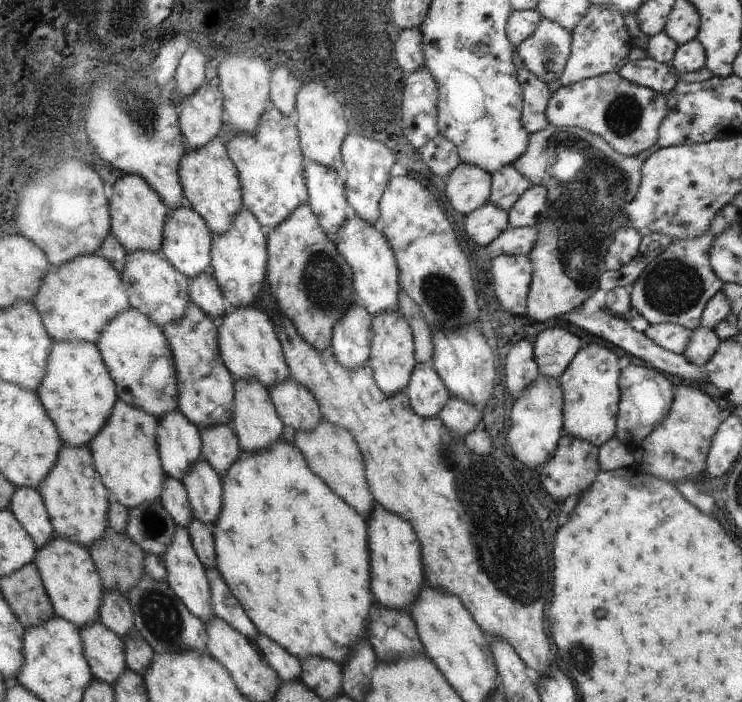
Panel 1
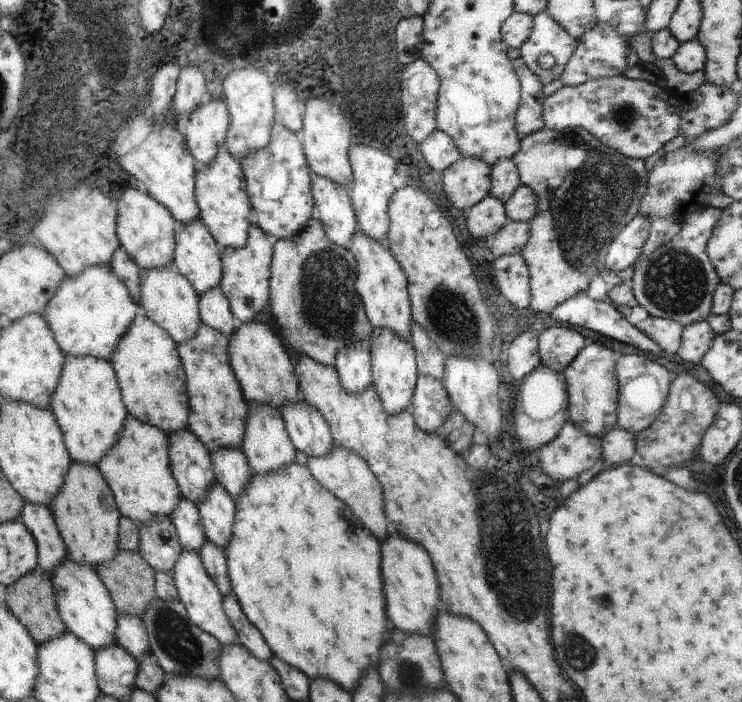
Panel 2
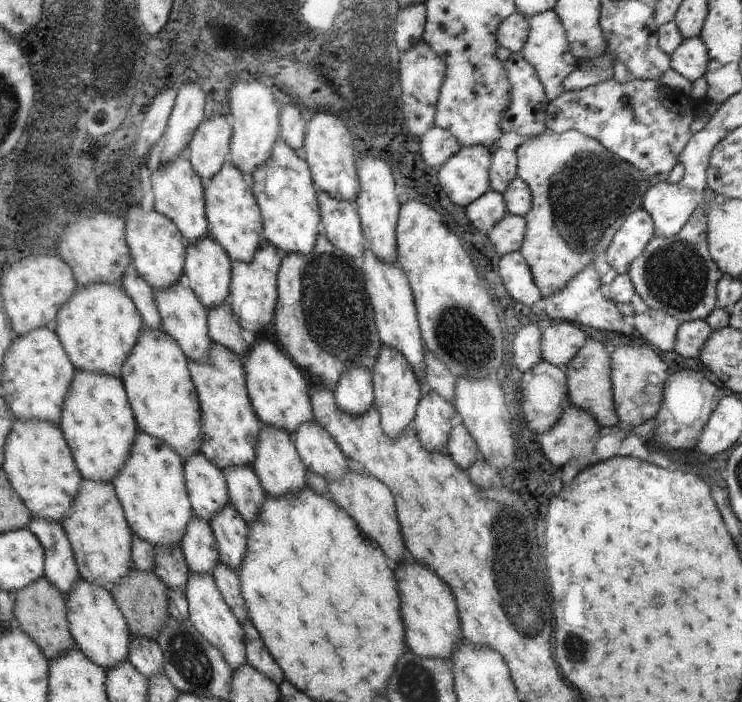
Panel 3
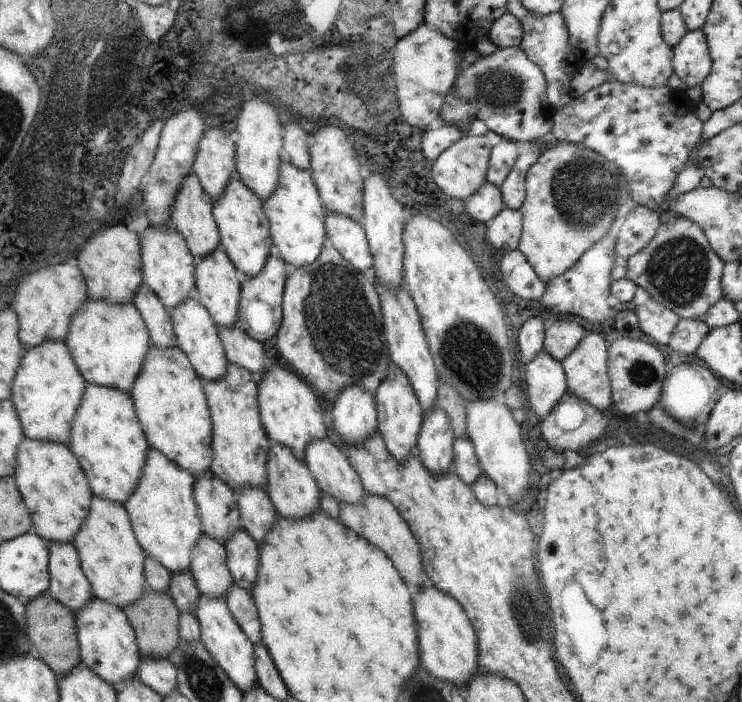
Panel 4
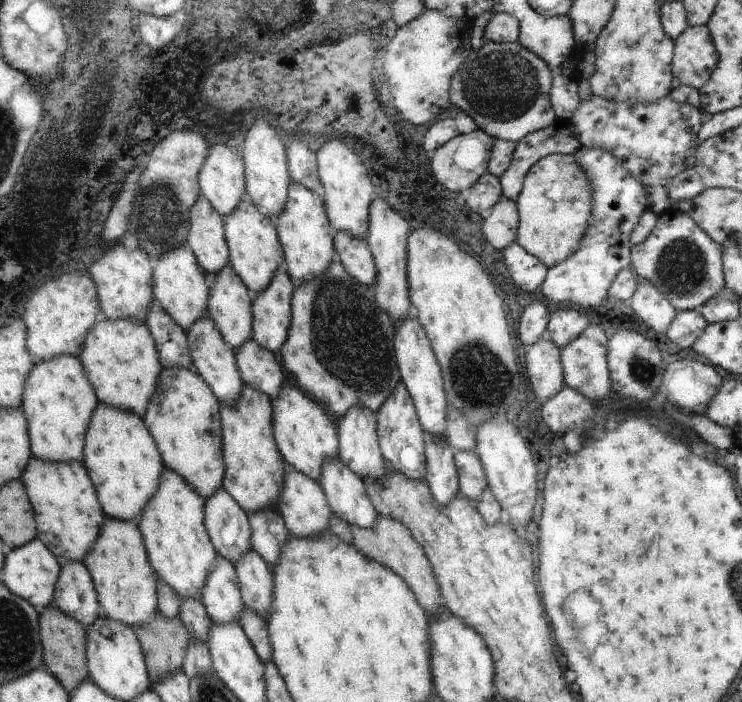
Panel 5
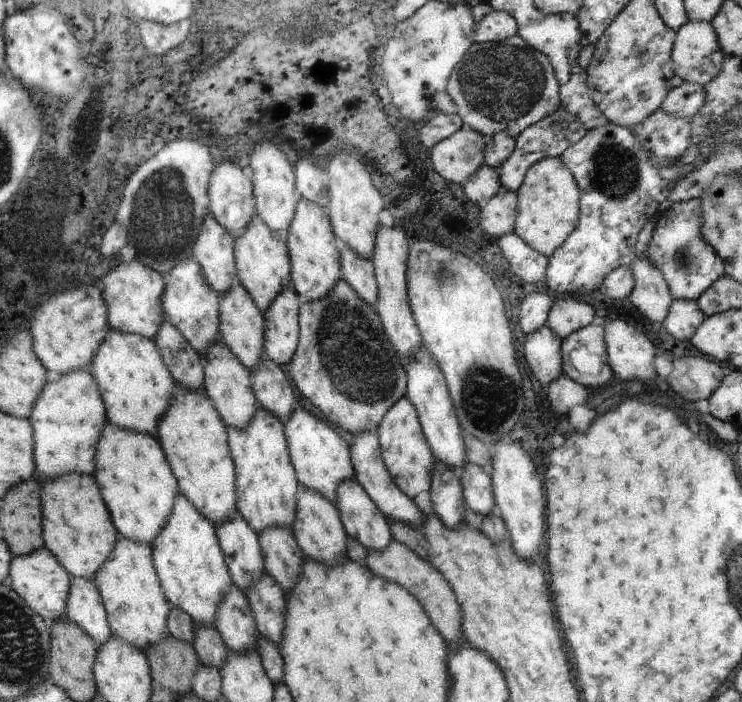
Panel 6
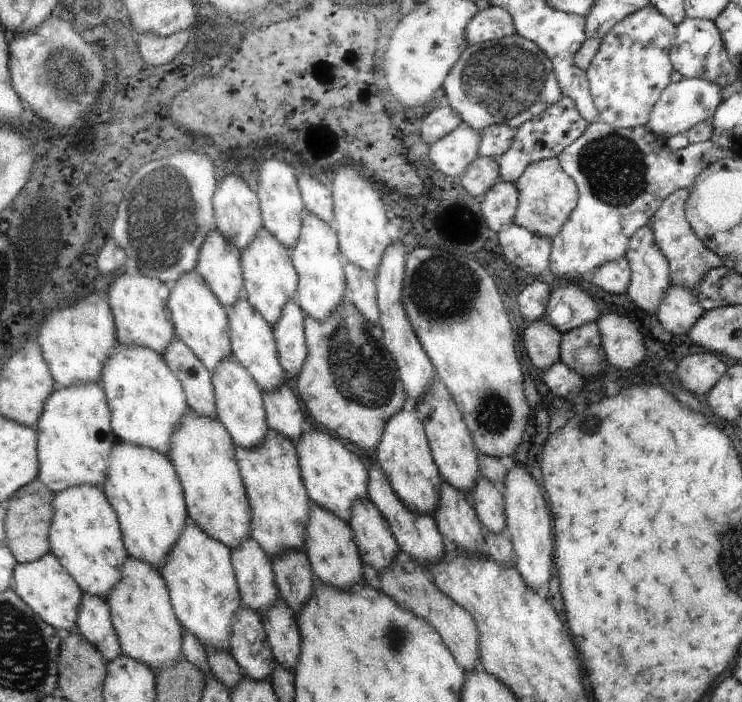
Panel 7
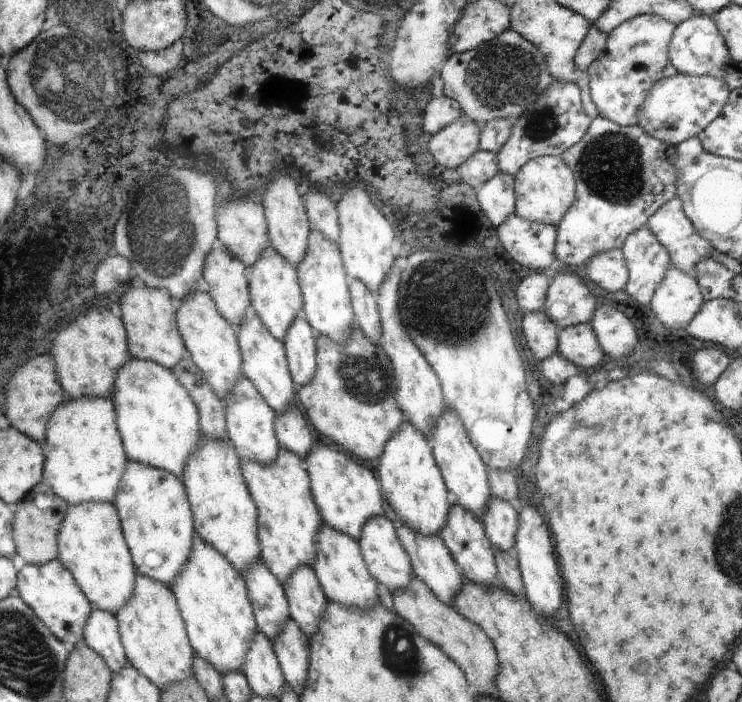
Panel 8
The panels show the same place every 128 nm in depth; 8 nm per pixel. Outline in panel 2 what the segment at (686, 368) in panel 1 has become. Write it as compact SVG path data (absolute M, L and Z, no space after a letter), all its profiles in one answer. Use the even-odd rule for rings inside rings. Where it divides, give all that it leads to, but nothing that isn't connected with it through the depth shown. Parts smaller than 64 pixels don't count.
M586 291L580 292L578 296L574 296L574 298L570 298L570 300L566 300L566 302L562 302L562 304L556 306L556 308L552 310L551 315L554 320L562 322L562 324L568 322L568 324L584 326L584 328L598 332L598 334L602 334L602 336L634 346L646 353L649 352L653 356L659 356L664 353L652 338L648 338L644 332L638 330L638 328L630 324L630 322L626 321L626 317L624 317L622 313L619 313L608 299L604 301L594 300L588 296Z

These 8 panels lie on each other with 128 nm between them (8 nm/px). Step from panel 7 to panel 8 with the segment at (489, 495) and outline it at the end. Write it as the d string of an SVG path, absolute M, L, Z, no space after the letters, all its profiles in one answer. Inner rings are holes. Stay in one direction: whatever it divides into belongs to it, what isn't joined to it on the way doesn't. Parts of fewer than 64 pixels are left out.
M491 495L486 512L480 516L480 520L493 546L513 553L518 530L518 513L514 507Z

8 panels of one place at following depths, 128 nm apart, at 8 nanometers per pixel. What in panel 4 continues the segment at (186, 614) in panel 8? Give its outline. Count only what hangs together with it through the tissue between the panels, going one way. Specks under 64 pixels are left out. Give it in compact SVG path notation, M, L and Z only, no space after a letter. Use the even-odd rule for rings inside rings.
M149 451L143 478L123 508L129 515L134 535L145 554L170 572L186 572L192 550L203 536L203 525L193 496L195 479L159 451Z

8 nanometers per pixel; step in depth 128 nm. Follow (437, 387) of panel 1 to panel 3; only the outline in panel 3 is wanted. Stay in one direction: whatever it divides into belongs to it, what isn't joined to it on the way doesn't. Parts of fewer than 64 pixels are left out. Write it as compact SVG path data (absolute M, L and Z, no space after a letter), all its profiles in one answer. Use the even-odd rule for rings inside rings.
M430 390L428 394L422 394L412 426L424 450L449 456L446 444L458 420L457 415L454 406L446 402L438 392Z

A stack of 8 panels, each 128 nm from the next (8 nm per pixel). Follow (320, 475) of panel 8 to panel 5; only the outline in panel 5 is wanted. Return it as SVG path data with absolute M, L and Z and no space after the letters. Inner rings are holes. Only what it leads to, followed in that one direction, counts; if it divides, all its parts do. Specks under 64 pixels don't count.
M282 384L280 396L270 400L272 404L272 438L284 457L287 466L310 476L312 480L320 480L322 462L328 458L338 457L338 438L336 429L322 408L300 388Z

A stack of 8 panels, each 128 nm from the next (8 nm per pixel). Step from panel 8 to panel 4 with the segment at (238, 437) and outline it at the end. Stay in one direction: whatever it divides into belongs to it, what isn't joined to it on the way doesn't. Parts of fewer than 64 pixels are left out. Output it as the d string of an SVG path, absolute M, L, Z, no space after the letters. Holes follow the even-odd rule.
M194 297L188 298L177 308L166 309L171 317L171 322L178 346L188 361L192 364L195 372L201 379L209 382L219 382L225 378L229 361L227 360L222 342L219 338L220 328L210 317L210 314L196 301Z

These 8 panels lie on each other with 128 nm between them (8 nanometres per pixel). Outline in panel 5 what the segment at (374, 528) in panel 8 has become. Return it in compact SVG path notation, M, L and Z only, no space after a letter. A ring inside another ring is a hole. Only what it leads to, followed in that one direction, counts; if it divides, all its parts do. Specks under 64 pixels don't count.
M339 457L322 462L319 483L338 518L358 528L374 528L378 513L368 498L366 486Z

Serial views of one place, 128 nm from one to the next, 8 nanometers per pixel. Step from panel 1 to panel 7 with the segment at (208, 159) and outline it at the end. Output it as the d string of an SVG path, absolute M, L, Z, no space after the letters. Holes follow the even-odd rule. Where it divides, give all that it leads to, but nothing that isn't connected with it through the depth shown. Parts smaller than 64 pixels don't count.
M262 227L258 230L256 238L248 244L248 248L241 251L240 266L246 299L271 327L274 326L280 320L286 302L297 297L299 278L296 269L292 266L289 249L284 248L268 230Z

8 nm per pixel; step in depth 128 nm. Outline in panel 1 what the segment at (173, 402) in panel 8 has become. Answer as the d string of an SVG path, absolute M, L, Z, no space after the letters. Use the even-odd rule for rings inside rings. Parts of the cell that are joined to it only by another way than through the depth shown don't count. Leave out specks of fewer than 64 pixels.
M97 253L78 256L78 258L62 264L62 266L51 265L31 303L37 308L42 324L51 339L68 342L68 340L78 338L78 340L92 342L92 344L98 342L100 332L102 332L102 328L104 328L104 324L108 320L112 320L120 312L126 312L131 306L130 300L128 300L128 293L124 290L120 273L108 260L100 258Z

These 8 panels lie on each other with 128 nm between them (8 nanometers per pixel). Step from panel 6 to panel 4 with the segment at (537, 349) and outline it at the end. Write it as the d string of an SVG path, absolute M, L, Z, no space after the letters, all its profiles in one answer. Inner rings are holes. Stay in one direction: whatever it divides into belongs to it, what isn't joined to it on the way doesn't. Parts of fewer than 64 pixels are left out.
M540 352L532 362L525 364L528 396L525 399L529 412L536 412L538 418L546 418L559 404L567 391L566 373L561 362L554 360L548 352Z

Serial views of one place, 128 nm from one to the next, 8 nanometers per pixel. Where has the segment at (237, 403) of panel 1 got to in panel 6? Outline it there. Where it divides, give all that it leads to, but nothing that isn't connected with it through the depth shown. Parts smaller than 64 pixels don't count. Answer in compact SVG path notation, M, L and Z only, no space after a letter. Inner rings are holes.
M301 485L298 486L296 518L294 518L291 531L305 558L316 560L316 562L326 564L326 566L334 566L334 564L340 564L342 560L346 560L348 536L342 522L340 522L338 509L331 502L328 502L324 496L320 496L318 492L306 490Z

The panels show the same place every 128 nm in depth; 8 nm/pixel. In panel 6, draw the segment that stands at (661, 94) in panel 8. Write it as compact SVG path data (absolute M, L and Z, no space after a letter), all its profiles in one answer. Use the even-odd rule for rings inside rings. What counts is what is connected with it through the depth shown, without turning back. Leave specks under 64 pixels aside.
M684 81L679 87L670 89L661 108L666 114L692 118L702 108L704 100L706 100L706 92L703 86Z

